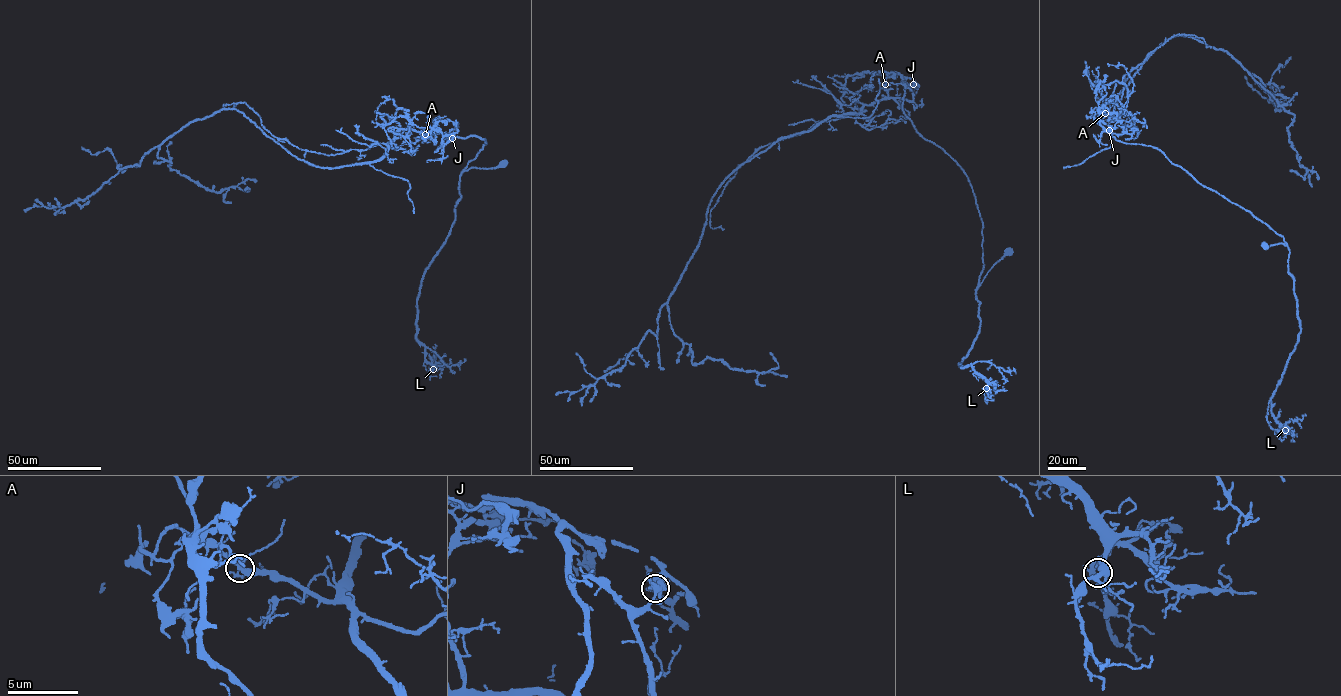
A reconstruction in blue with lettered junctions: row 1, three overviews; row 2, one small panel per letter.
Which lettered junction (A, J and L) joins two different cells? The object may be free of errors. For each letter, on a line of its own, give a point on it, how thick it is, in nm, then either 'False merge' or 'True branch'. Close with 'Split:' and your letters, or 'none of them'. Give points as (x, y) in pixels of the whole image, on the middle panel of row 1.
A: Place: (885, 84). Thickness 280 nm. True branch
J: Place: (913, 84). Thickness 280 nm. False merge
L: Place: (986, 388). Thickness 280 nm. True branch
Split: J

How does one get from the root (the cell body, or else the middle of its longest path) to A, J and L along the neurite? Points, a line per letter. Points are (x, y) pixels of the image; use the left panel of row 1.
A: (504, 164), (465, 170), (485, 139), (448, 137), (435, 152), (441, 146), (442, 134), (433, 129), (425, 134)
J: (504, 164), (465, 170), (485, 139), (448, 137), (435, 152), (442, 134), (433, 129), (423, 134), (453, 138)
L: (504, 164), (462, 173), (455, 220), (425, 272), (417, 301), (417, 338), (433, 369)

